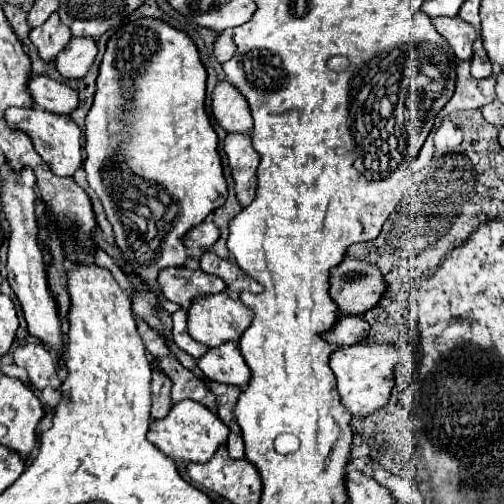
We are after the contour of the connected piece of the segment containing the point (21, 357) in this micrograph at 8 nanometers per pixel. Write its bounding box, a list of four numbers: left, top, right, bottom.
[15,344,61,390]

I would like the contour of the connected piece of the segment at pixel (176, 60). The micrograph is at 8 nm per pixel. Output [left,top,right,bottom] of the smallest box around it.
[83,20,227,286]

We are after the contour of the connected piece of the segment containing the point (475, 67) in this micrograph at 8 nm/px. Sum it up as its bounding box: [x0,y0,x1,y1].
[471,38,493,78]

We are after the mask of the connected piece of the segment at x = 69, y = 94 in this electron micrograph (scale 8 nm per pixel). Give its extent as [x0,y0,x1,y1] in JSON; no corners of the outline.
[29,76,77,114]

